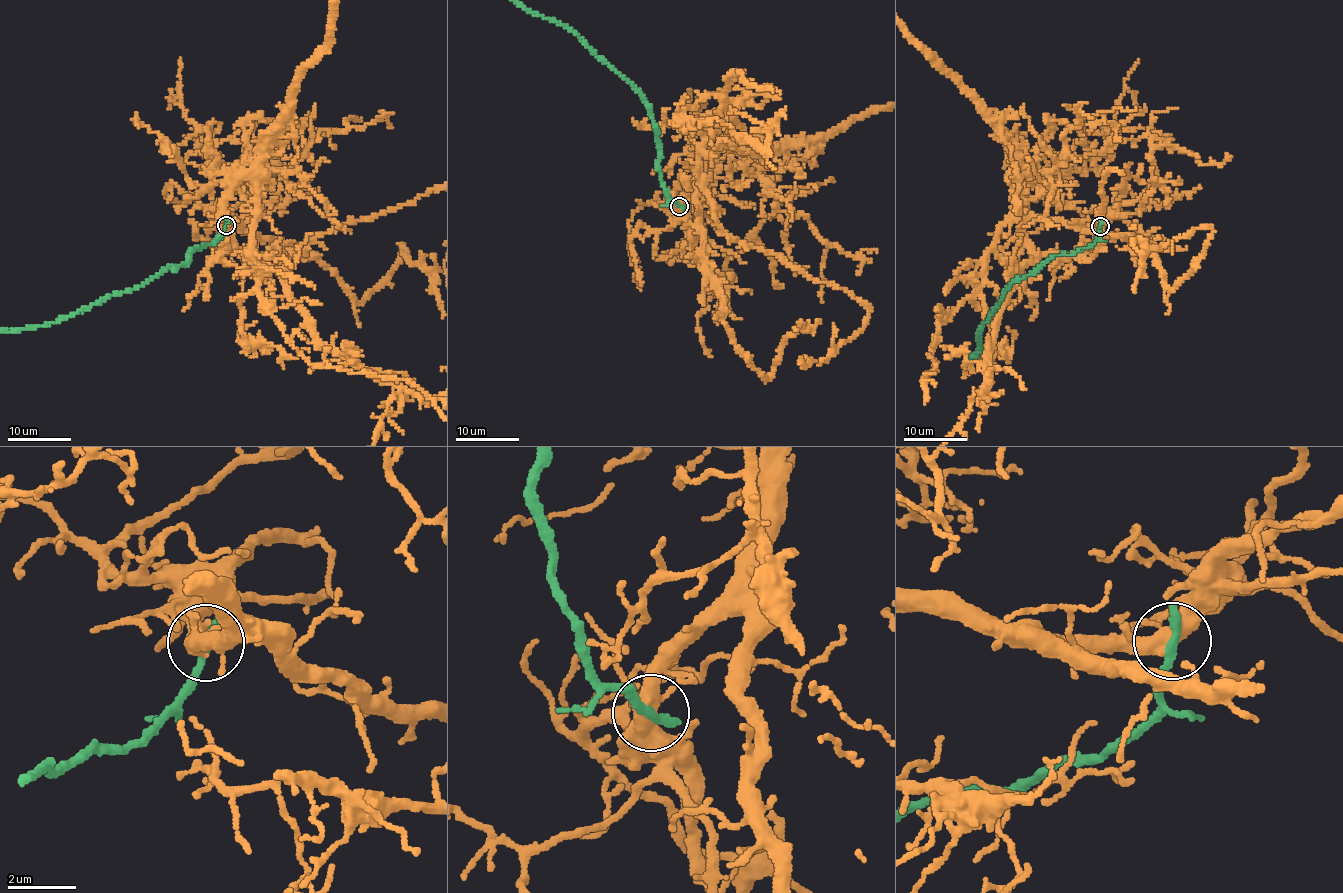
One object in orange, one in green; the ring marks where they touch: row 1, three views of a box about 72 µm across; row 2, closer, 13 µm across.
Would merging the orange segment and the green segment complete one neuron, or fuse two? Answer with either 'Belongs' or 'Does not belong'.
Does not belong

